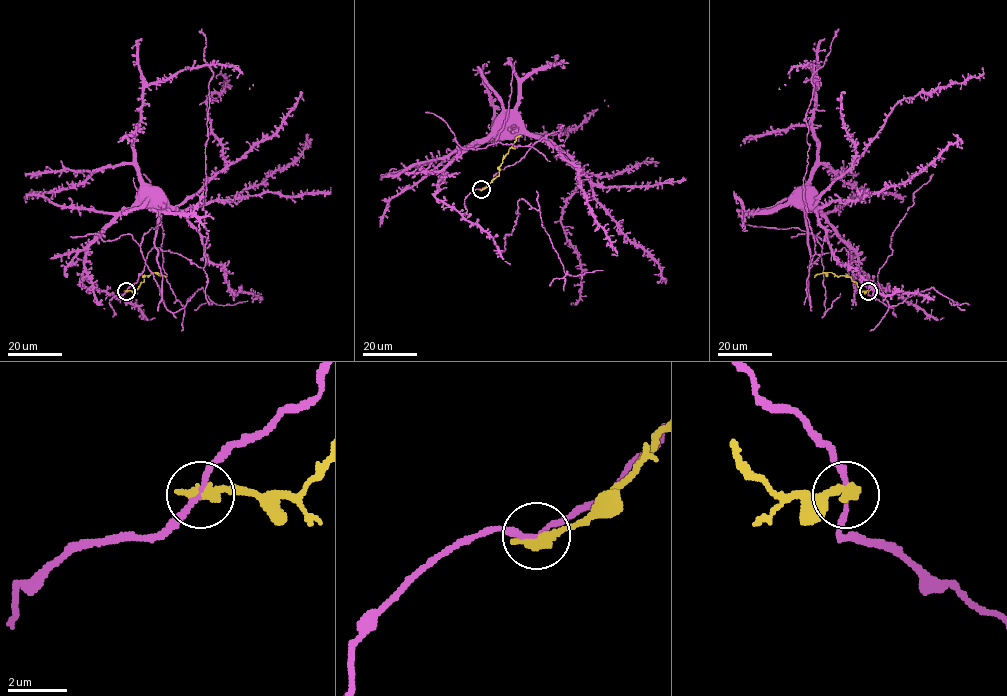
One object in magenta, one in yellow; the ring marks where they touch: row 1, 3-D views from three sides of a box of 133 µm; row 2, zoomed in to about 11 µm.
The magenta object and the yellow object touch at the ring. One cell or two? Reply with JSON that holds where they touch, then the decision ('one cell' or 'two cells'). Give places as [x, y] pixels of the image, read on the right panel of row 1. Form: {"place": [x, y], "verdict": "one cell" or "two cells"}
{"place": [868, 291], "verdict": "two cells"}

